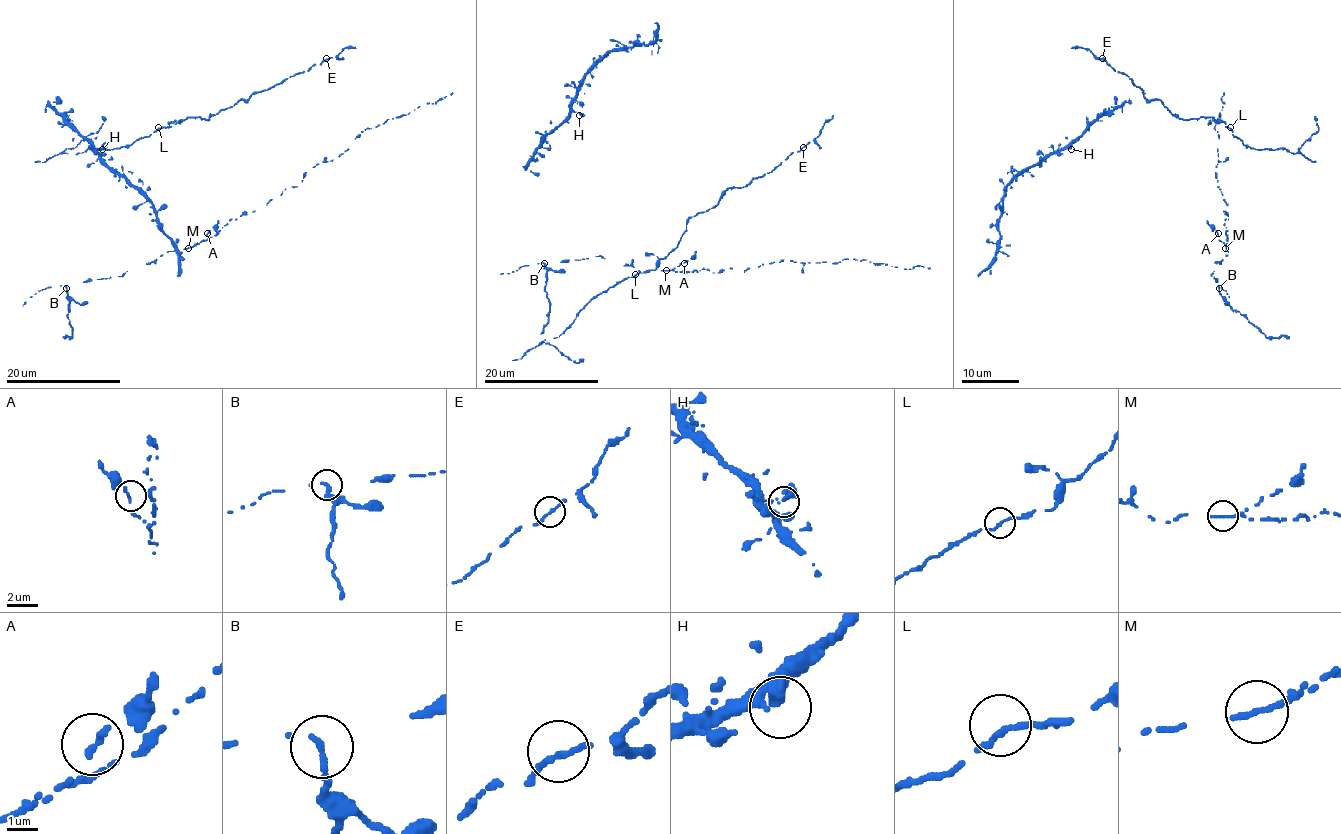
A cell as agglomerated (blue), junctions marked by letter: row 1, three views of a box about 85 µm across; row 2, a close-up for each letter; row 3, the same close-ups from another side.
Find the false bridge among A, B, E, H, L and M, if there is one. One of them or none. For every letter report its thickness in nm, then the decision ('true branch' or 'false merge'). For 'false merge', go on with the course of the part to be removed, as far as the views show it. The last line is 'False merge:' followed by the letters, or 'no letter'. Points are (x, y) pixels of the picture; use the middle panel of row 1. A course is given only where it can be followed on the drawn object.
A: 240 nm thick; true branch
B: 240 nm thick; false merge; foreign part runs (544, 263), (549, 310), (548, 323), (541, 333)
E: 280 nm thick; true branch
H: 440 nm thick; true branch
L: 280 nm thick; true branch
M: 240 nm thick; true branch
False merge: B

